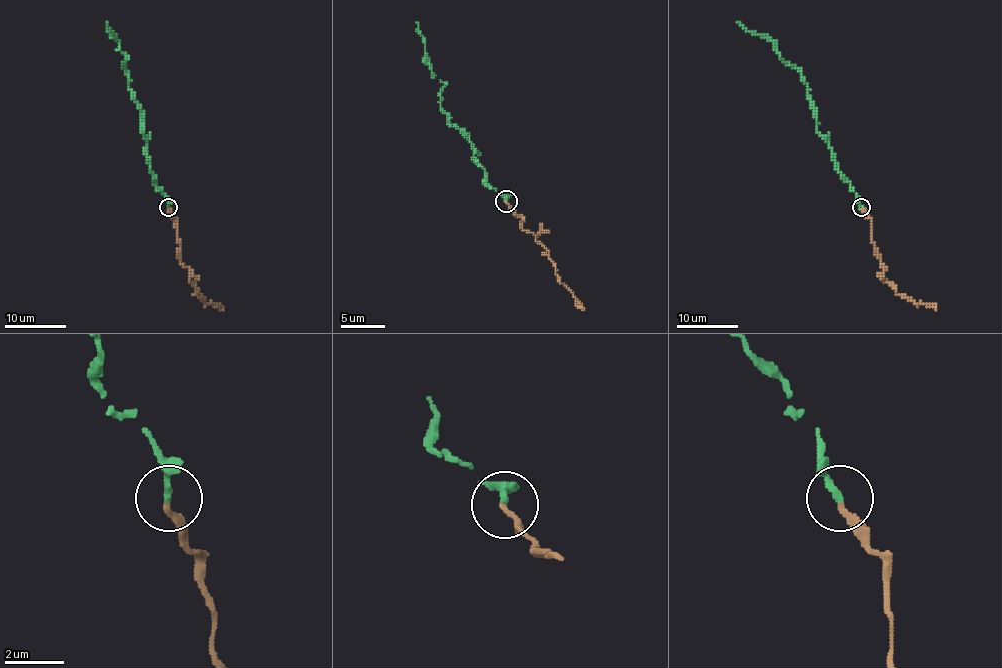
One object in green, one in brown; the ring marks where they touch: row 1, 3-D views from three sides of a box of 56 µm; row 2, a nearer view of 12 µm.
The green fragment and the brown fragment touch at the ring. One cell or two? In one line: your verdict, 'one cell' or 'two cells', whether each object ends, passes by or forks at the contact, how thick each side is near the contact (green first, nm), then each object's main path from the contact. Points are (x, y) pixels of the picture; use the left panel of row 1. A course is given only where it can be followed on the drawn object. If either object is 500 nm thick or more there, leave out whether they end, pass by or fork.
one cell; green ends there; brown ends there; 220 nm thick on the green side, 200 nm on the other; green runs (169, 206), (166, 196), (153, 184), (141, 130), (141, 108), (133, 99), (123, 67), (126, 59), (106, 21); brown runs (169, 208), (176, 220), (178, 259), (189, 269), (189, 282), (205, 303), (218, 305), (222, 309)

